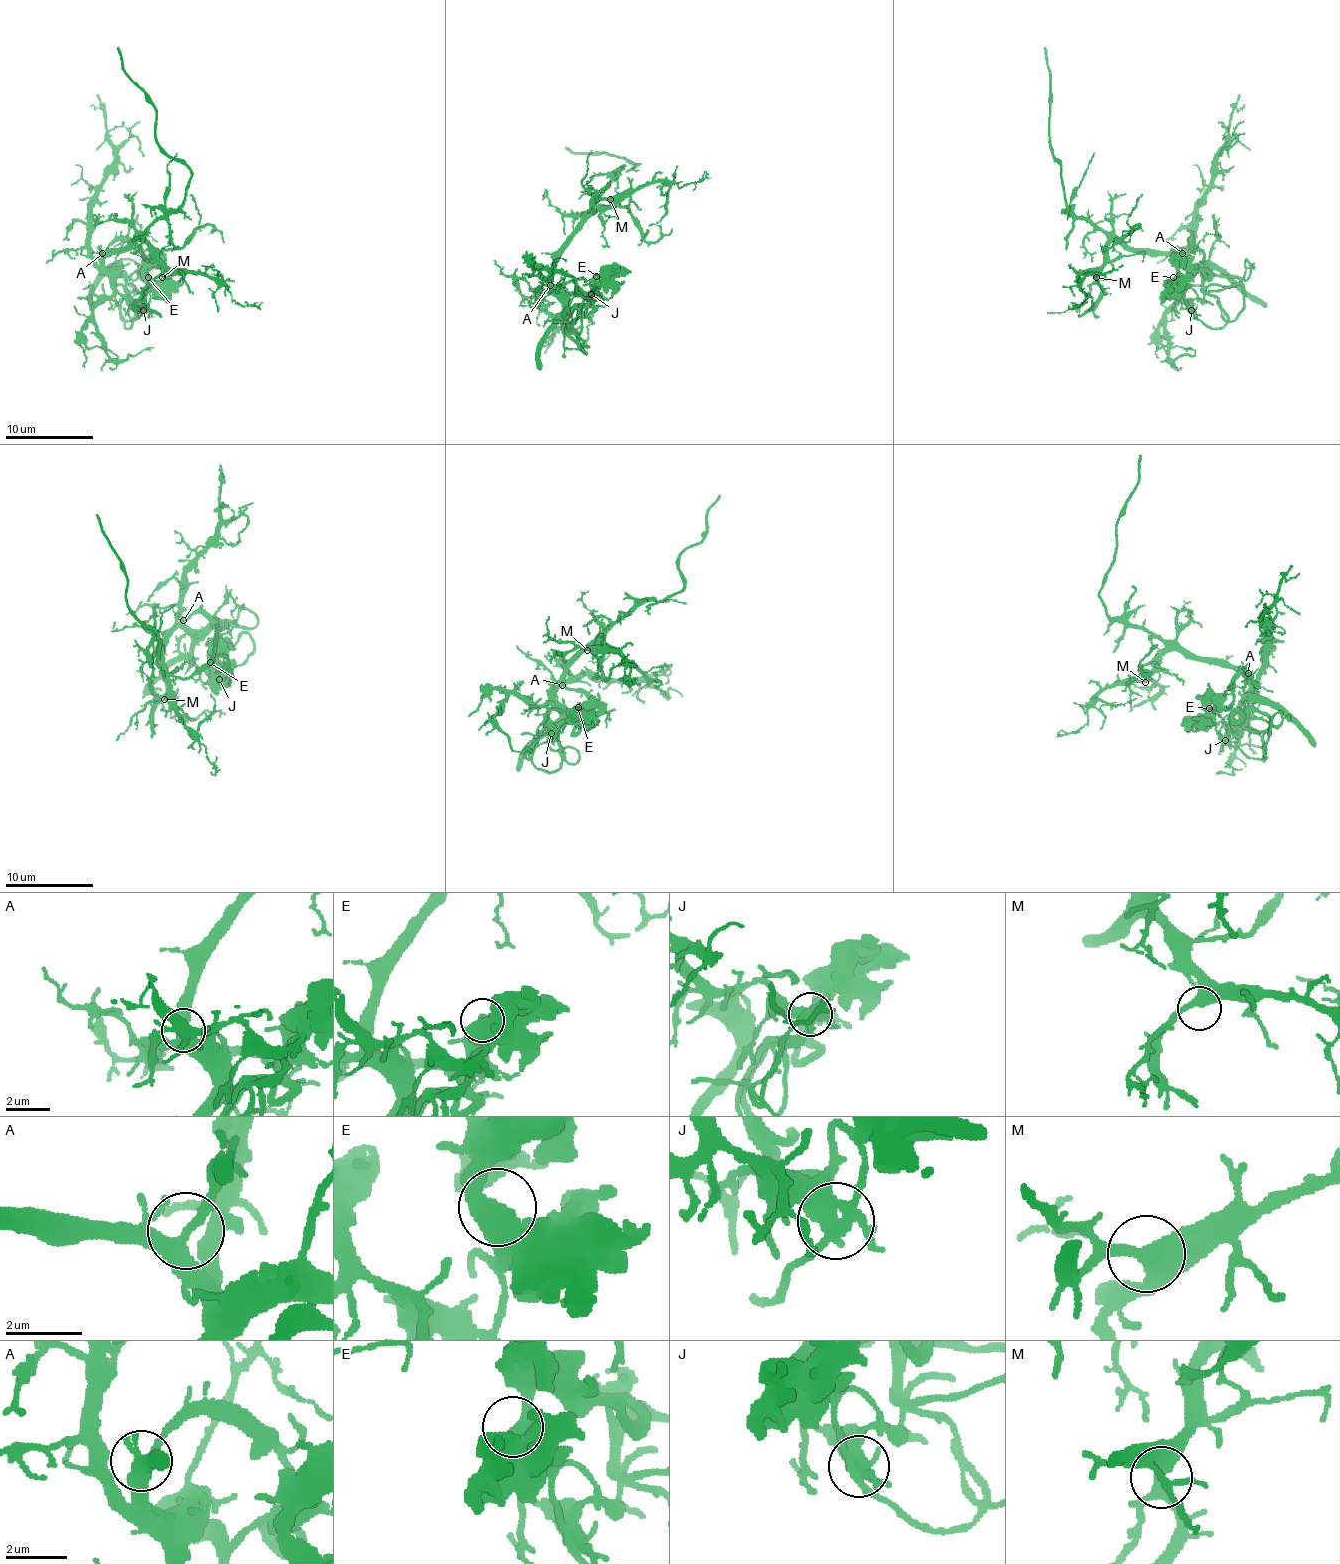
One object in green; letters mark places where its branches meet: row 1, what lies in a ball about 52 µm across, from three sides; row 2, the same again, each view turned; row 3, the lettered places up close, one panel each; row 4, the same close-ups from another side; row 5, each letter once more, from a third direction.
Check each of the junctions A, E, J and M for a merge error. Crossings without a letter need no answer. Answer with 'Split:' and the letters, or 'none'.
Split: J

